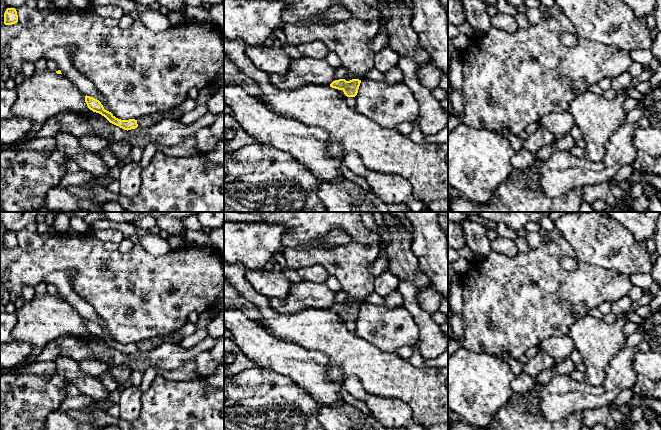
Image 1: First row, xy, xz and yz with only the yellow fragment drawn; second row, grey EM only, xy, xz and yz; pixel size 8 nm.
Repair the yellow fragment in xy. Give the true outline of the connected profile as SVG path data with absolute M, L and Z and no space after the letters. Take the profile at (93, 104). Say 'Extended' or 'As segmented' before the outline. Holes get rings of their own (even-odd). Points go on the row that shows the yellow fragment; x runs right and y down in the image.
As segmented. M85 96L85 102L90 110L93 112L99 113L104 116L110 123L119 126L124 130L131 130L138 127L137 120L129 119L129 120L121 120L116 118L111 112L104 109L101 102L93 97Z

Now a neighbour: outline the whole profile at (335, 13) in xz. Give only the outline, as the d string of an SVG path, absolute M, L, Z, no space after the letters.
M334 3L329 7L323 15L319 15L314 19L316 23L331 24L338 21L344 21L350 18L350 12L338 3Z

